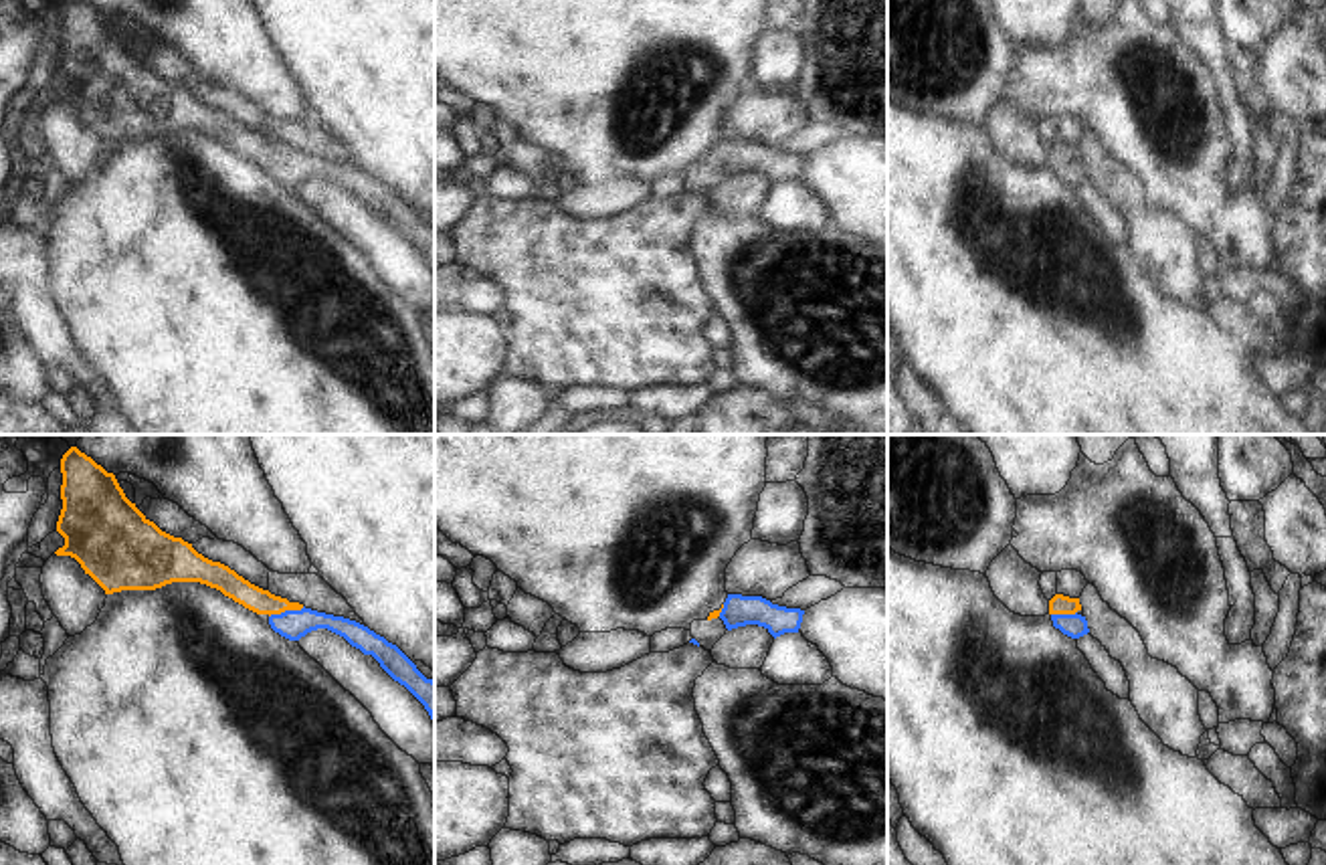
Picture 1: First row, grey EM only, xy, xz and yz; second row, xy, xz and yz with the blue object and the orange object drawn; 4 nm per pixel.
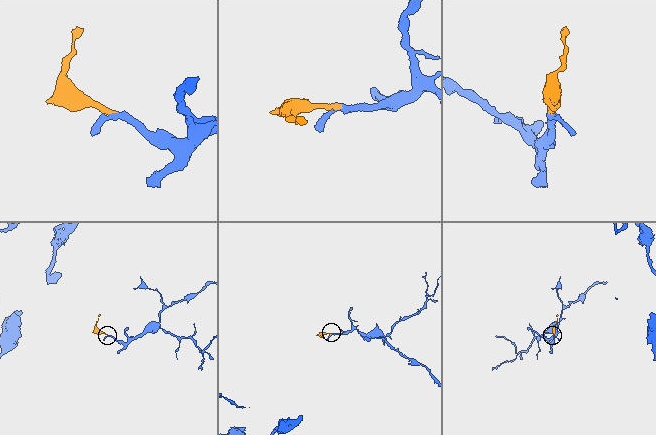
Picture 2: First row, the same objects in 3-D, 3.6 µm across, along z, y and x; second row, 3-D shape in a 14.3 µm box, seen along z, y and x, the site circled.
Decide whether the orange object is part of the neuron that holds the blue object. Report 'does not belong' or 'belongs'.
belongs

